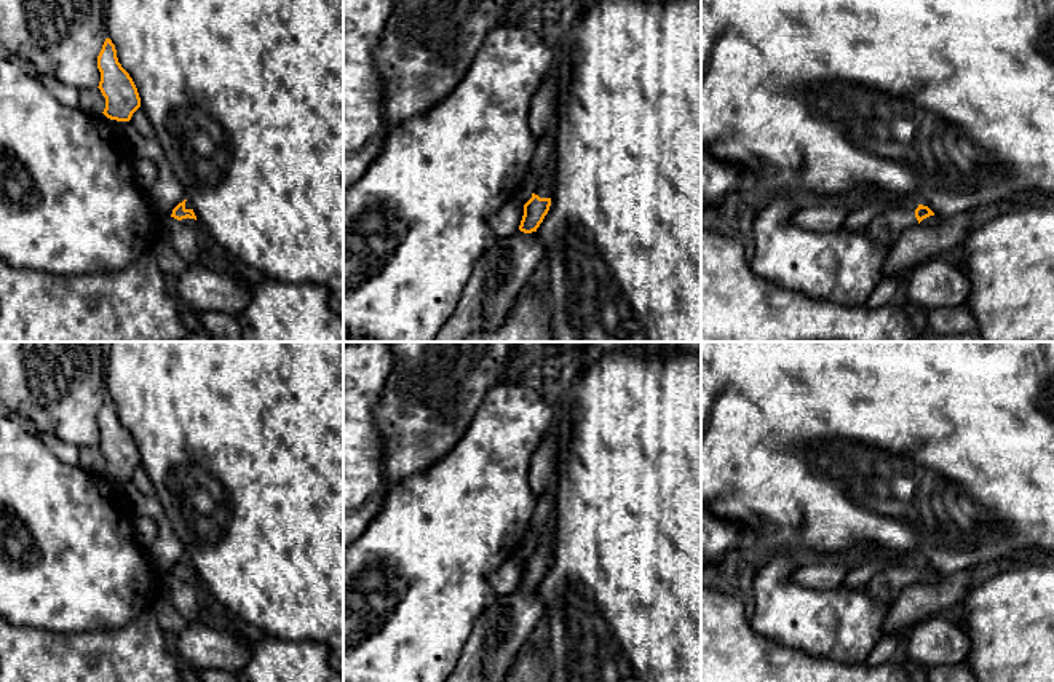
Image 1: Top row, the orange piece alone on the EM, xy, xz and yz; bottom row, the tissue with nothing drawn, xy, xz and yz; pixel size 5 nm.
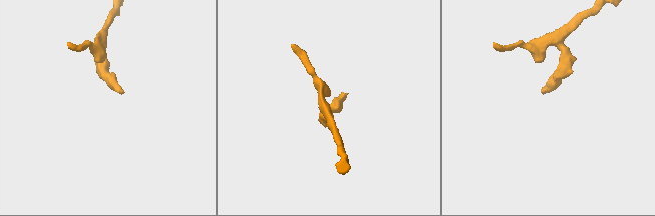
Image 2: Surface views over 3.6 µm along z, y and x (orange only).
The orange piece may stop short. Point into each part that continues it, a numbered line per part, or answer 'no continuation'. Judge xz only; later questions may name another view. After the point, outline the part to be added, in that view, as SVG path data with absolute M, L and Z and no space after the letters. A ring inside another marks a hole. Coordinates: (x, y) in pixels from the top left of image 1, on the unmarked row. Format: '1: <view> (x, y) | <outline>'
1: xz (546, 542) | M551 521L549 525L543 530L540 543L533 551L538 553L540 556L551 556L553 546L554 546L554 529Z

